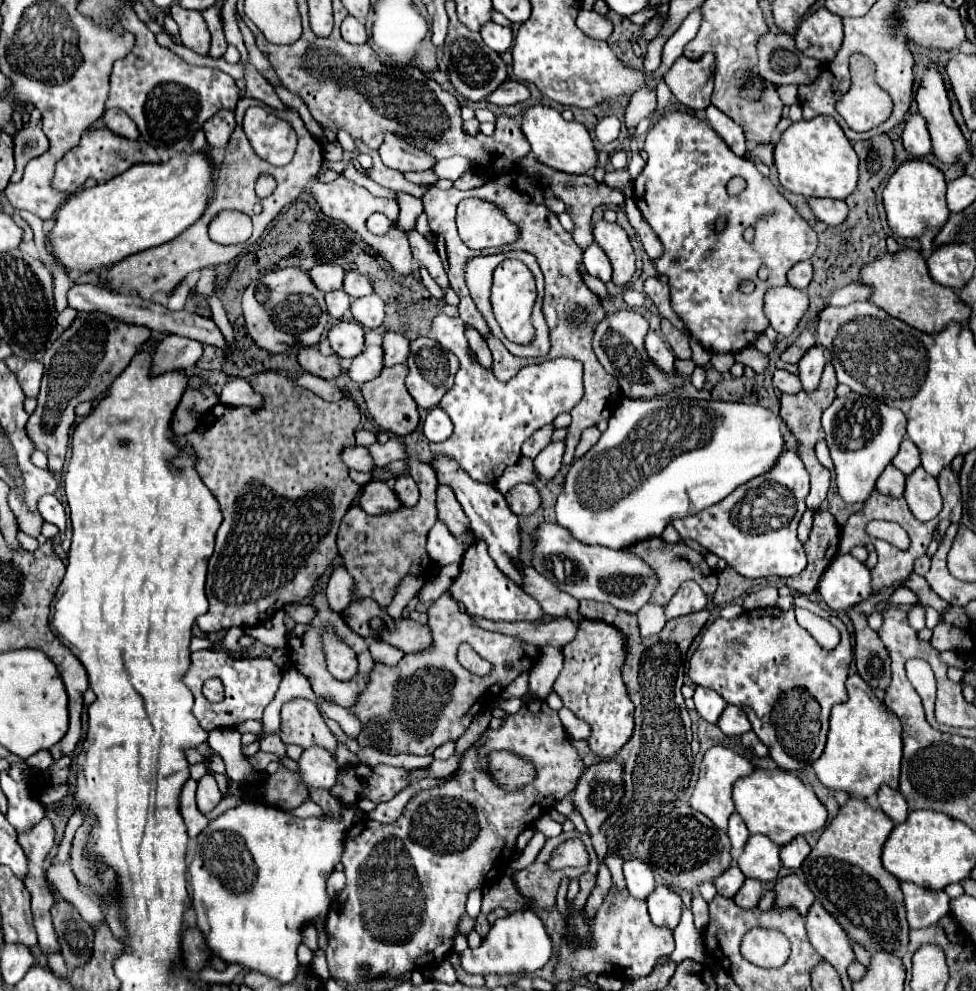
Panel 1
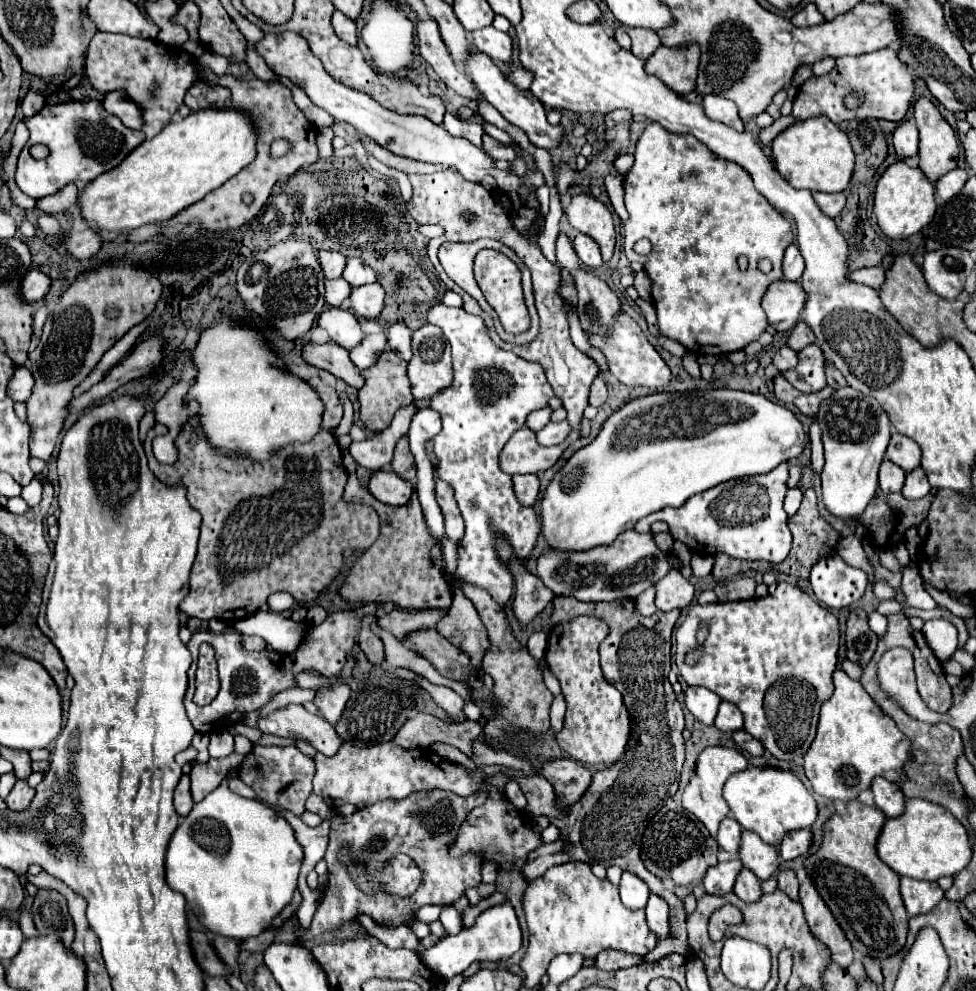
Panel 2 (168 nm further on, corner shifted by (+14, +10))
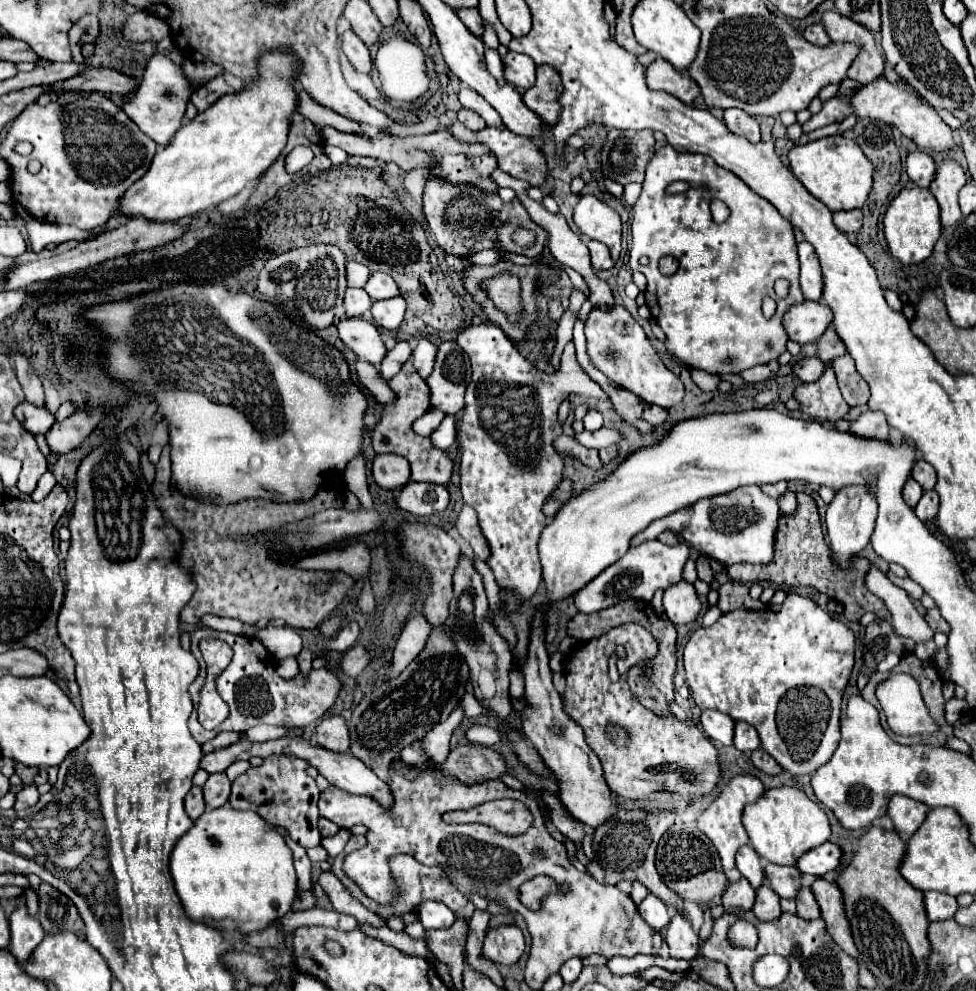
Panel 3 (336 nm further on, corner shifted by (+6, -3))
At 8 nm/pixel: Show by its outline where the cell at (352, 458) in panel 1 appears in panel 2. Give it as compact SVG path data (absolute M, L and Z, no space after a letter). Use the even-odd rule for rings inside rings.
M407 406L407 408L401 408L397 414L395 414L395 420L393 424L375 434L373 438L367 438L363 442L353 442L351 444L351 456L357 464L361 464L363 468L369 468L369 470L381 470L383 466L387 466L393 458L393 448L397 444L397 440L407 434L409 430L409 424L411 424L411 418L415 414L415 406Z

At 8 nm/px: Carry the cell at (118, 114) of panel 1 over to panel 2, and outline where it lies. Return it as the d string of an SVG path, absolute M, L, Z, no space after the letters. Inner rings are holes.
M109 92L103 100L103 108L117 116L129 128L139 130L143 126L141 110L127 96L123 96L123 92Z

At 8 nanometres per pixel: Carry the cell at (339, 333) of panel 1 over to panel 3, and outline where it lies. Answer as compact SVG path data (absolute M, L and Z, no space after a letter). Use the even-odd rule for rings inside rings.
M343 319L339 323L339 335L347 347L351 347L361 359L379 367L387 347L381 341L377 327L365 319Z

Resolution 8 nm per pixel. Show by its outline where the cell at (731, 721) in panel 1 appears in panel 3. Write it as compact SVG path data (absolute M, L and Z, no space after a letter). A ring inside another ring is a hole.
M735 723L735 747L739 751L755 751L761 747L759 735L753 729L753 725L747 723Z

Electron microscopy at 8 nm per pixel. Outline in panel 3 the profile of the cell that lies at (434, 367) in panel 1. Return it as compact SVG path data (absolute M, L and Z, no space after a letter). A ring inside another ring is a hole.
M455 341L439 345L435 371L427 379L431 387L431 407L441 409L447 415L455 415L463 409L467 381L471 377L469 357Z

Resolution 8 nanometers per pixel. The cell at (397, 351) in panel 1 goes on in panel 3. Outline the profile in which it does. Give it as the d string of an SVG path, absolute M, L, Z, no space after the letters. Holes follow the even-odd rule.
M419 339L417 347L413 349L413 365L423 379L427 379L429 373L433 373L435 357L437 357L437 347L427 339Z

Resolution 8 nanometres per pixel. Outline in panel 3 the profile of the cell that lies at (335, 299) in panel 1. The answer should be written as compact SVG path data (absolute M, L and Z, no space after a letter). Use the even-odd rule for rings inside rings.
M347 289L345 293L345 309L347 317L361 317L369 307L373 299L365 293L365 289Z

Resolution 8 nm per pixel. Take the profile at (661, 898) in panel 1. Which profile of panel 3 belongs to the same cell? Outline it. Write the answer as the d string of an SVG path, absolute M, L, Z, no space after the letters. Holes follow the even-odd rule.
M681 915L671 917L671 923L665 931L665 941L671 957L675 959L693 961L699 955L699 933L693 931L691 923Z

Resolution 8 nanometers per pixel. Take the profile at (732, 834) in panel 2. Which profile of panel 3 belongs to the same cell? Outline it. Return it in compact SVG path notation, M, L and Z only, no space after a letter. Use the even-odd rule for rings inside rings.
M743 845L737 853L737 869L741 871L741 875L751 883L753 889L761 887L765 883L765 869L763 869L763 861L761 857L755 853L753 847Z

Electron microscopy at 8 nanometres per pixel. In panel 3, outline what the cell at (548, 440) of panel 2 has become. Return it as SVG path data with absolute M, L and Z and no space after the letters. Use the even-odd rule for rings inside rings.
M601 429L601 431L595 431L595 433L589 433L589 431L583 431L579 435L575 435L575 439L589 447L589 449L603 449L603 447L609 447L609 445L617 445L619 441L625 439L625 435L617 429Z

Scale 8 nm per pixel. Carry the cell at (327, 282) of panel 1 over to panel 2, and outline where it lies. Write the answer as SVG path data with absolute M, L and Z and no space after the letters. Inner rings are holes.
M319 250L317 252L317 260L321 260L321 268L325 272L325 278L339 278L343 268L345 268L345 262L347 258L339 252L329 252L329 250Z

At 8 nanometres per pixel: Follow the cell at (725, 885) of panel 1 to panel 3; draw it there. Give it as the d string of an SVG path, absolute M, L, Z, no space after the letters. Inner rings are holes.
M741 879L739 883L733 883L727 887L727 891L721 897L721 903L727 913L751 911L755 903L755 889L749 885L749 881Z

